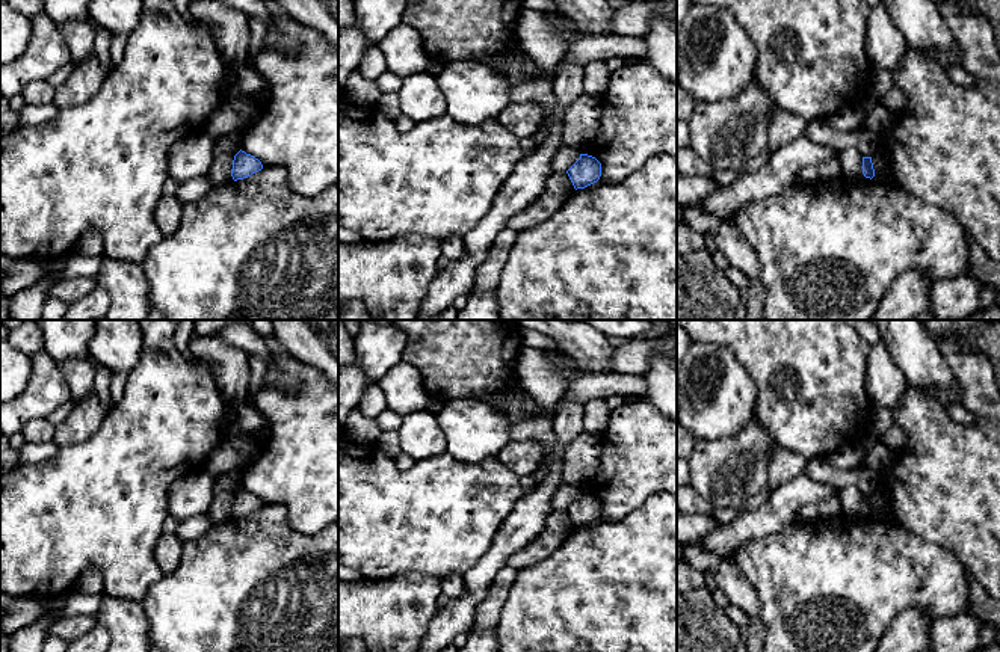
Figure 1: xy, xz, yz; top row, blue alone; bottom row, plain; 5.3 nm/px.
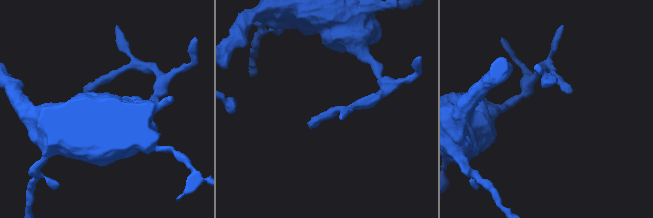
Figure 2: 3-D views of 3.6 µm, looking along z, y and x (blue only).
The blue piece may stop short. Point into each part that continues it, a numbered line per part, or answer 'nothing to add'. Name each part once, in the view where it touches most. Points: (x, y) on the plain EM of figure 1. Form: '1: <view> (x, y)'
nothing to add

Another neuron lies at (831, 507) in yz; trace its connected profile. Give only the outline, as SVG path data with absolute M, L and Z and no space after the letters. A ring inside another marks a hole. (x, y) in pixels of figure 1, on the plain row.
M838 494L825 501L813 503L799 509L798 516L805 522L829 521L841 516L841 503Z

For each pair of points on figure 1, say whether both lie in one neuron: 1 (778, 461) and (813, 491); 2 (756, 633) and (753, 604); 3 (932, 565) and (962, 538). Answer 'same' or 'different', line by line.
1: different
2: same
3: different

